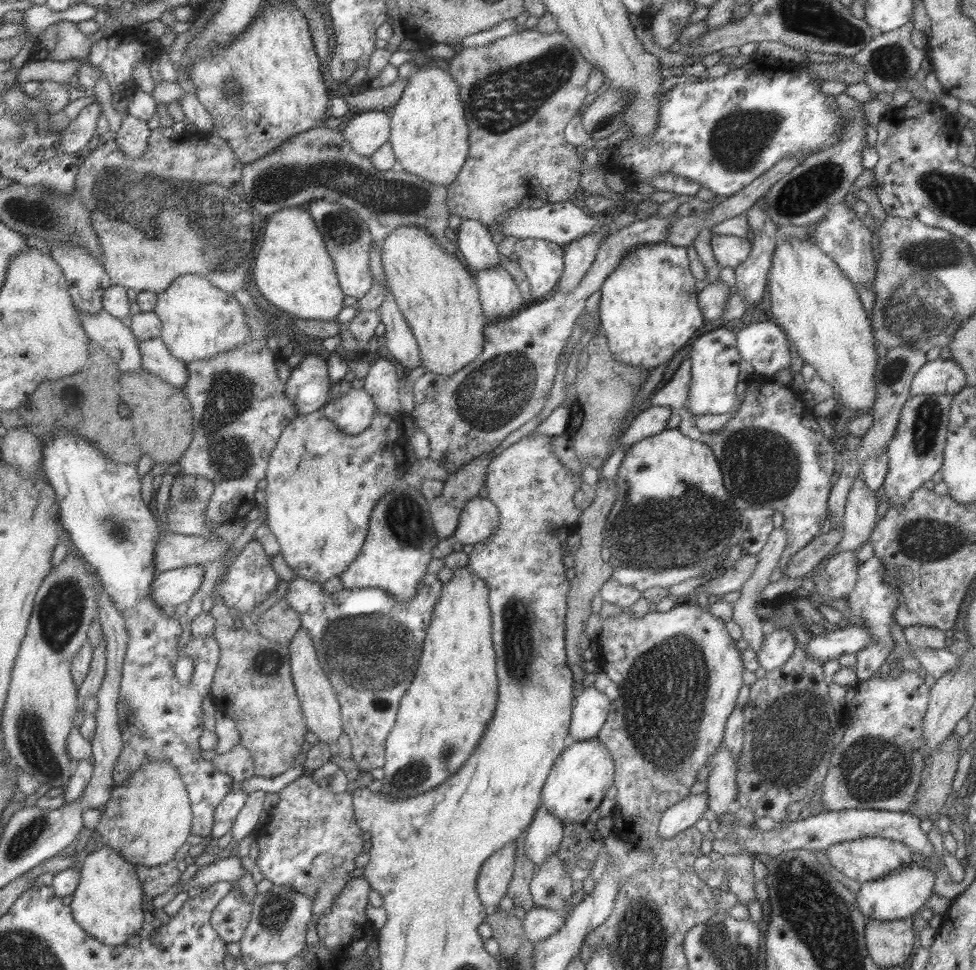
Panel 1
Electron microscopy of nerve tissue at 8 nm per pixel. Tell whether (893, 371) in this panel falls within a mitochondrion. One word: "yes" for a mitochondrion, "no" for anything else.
yes

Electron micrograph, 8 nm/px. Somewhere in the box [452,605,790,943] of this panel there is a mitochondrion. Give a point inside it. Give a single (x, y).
(667, 689)

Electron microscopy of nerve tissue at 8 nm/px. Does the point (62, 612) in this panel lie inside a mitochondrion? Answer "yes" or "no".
yes

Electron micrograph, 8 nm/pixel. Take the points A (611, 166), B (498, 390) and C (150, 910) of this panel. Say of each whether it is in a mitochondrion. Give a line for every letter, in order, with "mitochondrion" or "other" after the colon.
A: other
B: mitochondrion
C: other

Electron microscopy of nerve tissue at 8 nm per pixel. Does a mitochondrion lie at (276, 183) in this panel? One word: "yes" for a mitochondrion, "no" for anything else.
yes

